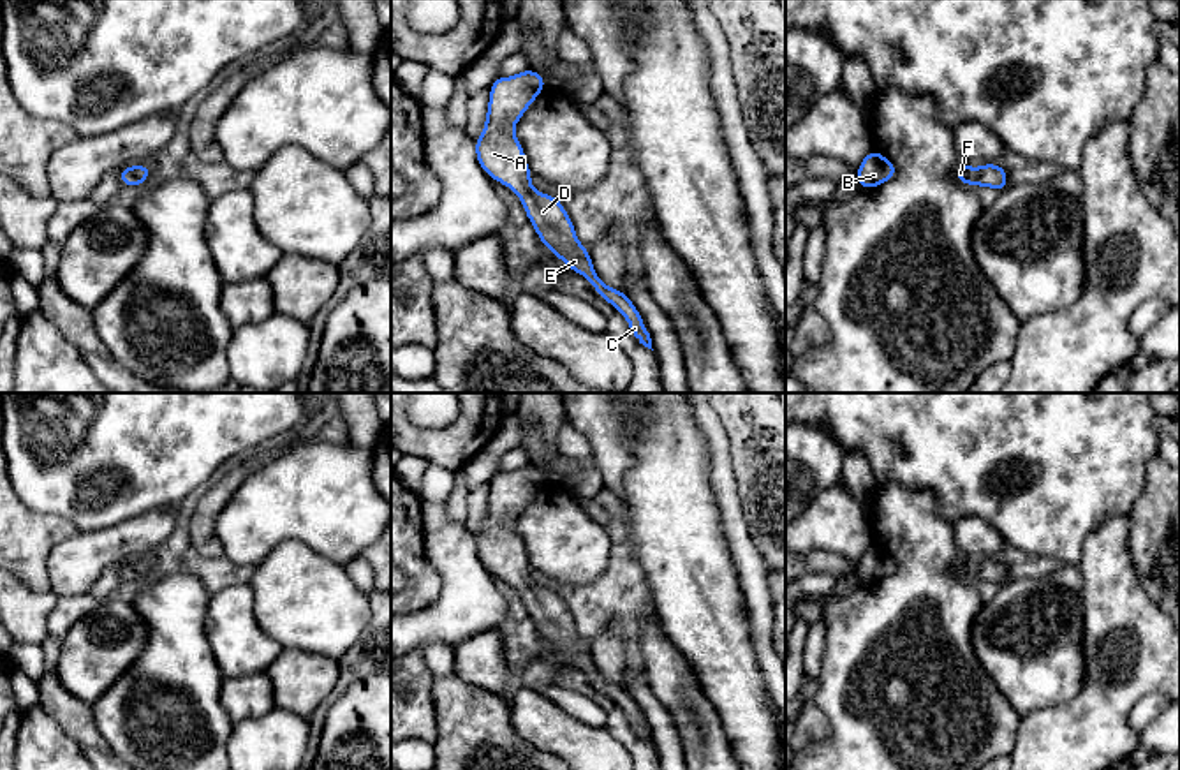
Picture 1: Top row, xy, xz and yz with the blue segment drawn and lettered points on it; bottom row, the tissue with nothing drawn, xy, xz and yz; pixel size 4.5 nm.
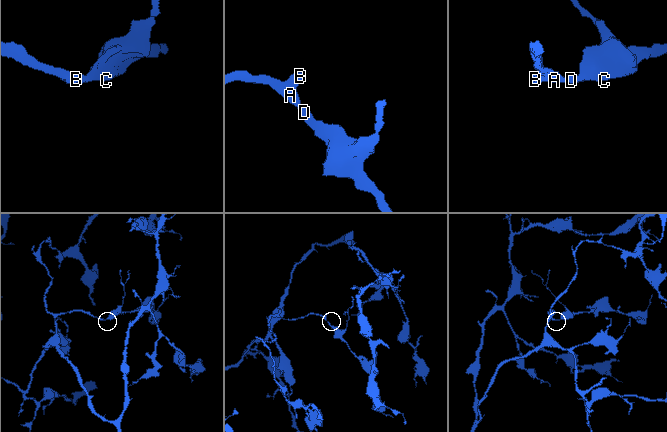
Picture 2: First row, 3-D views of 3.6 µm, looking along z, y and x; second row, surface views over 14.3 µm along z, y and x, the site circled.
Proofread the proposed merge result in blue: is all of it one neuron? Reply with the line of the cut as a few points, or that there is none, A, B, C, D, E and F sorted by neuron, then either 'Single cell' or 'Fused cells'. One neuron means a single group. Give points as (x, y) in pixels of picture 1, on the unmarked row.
No split. Groups: A B C D E F. Single cell

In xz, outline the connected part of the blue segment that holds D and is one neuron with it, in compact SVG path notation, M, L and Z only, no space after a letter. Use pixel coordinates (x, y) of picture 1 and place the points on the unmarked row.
M534 463L493 474L484 523L474 537L476 553L488 573L509 581L521 594L527 613L542 640L571 666L583 670L594 685L627 714L631 729L652 744L652 733L639 705L623 685L611 684L597 671L590 647L579 638L560 594L532 583L530 562L514 522L544 481L544 470Z

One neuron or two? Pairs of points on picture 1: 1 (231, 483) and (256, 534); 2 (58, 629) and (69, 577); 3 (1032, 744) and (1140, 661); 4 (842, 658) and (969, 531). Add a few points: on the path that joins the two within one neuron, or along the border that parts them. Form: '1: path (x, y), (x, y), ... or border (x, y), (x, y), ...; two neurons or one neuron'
1: border (249, 474), (221, 511), (215, 529); two neurons
2: border (88, 591), (58, 599); two neurons
3: path (1059, 742), (1113, 688); one neuron
4: border (951, 524), (955, 545), (962, 554); two neurons

